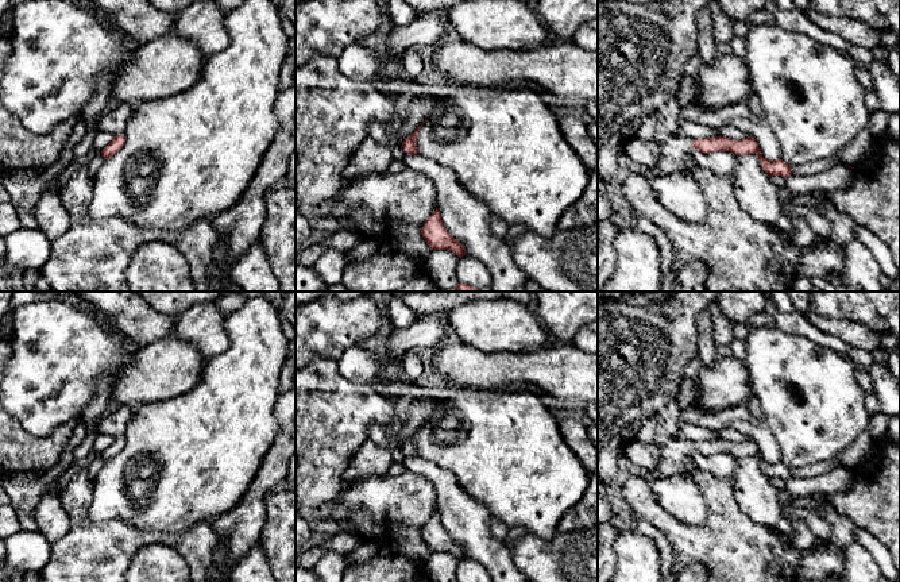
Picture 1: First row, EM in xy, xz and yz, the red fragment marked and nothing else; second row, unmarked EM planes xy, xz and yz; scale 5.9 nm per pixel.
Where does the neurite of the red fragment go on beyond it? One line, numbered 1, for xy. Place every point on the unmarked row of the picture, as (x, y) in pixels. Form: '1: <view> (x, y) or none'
1: none

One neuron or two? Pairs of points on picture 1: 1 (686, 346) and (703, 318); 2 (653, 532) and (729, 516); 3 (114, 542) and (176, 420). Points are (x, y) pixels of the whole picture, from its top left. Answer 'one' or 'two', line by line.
1: two
2: two
3: two

